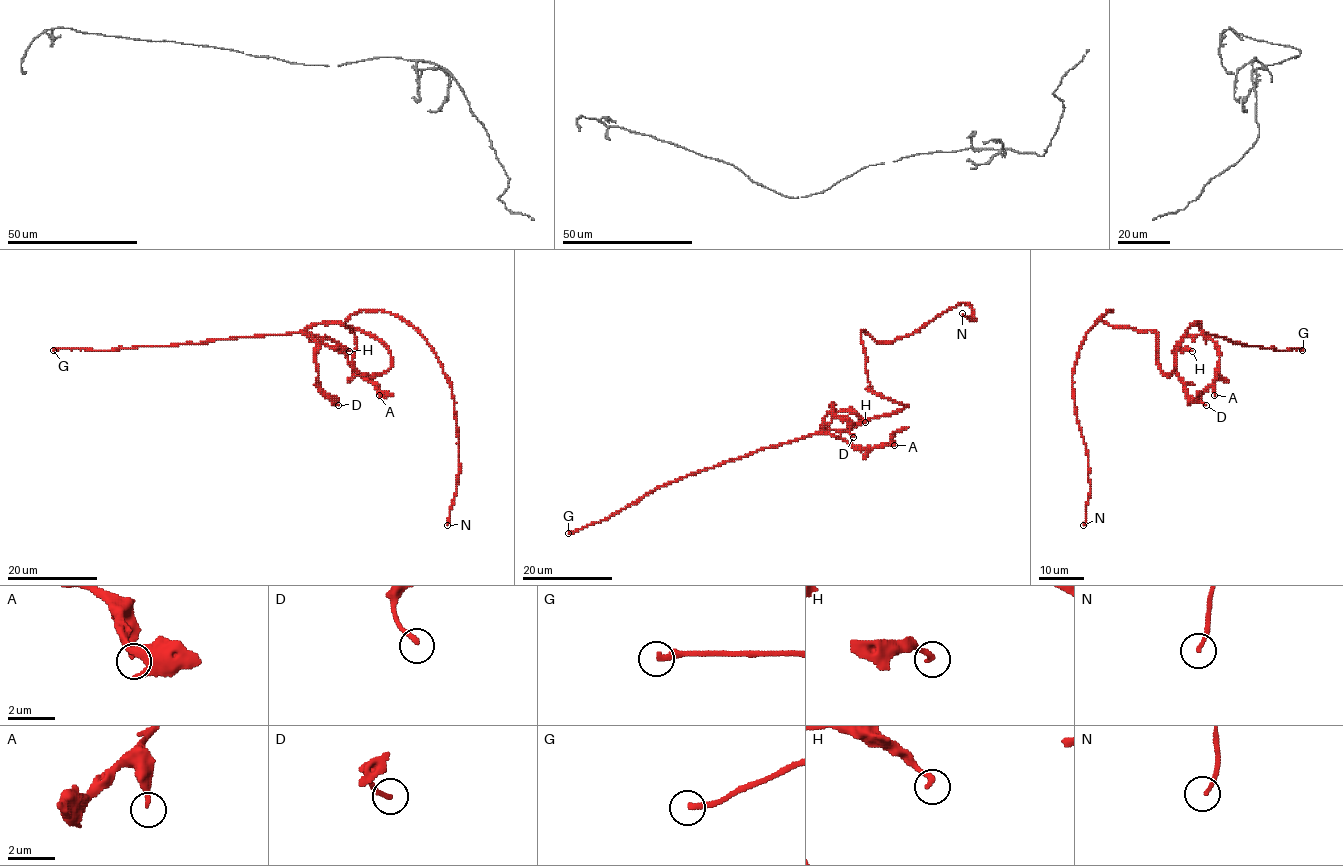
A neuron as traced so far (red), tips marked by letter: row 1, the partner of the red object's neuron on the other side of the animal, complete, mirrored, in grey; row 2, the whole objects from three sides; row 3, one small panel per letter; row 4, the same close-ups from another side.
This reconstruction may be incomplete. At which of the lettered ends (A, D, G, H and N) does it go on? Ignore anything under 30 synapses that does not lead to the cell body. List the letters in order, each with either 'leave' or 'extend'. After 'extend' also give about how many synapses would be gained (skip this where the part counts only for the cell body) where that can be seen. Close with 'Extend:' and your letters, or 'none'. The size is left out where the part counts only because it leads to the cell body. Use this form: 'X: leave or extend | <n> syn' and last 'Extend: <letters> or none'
A: leave
D: leave
G: extend | 130 syn
H: leave
N: leave
Extend: G

